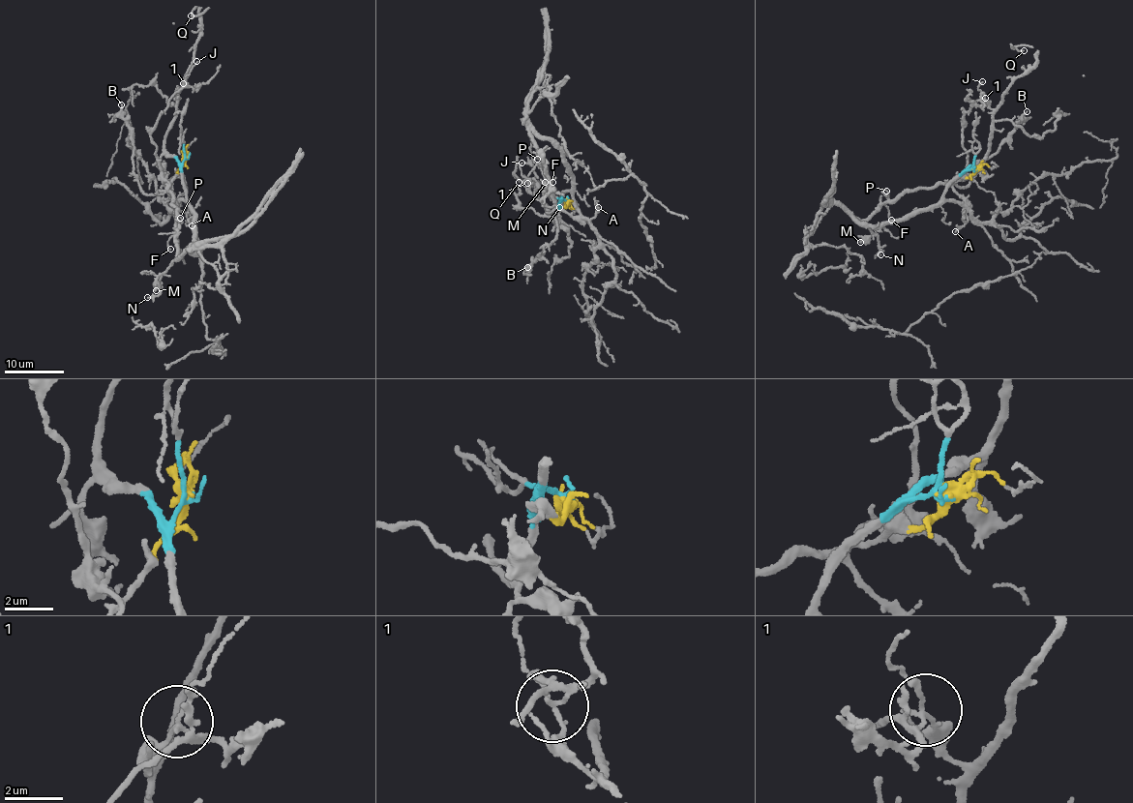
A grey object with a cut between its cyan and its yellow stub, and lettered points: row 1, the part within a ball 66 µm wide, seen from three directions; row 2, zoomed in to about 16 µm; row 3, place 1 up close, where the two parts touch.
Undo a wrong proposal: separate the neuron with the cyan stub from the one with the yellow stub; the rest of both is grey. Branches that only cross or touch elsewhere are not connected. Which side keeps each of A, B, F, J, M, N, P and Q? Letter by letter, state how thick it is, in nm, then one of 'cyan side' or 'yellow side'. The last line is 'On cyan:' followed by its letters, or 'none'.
A: 130 nm thick; yellow side
B: 160 nm thick; yellow side
F: 110 nm thick; yellow side
J: 110 nm thick; cyan side
M: 170 nm thick; yellow side
N: 110 nm thick; yellow side
P: 90 nm thick; yellow side
Q: 120 nm thick; cyan side
On cyan: J, Q

